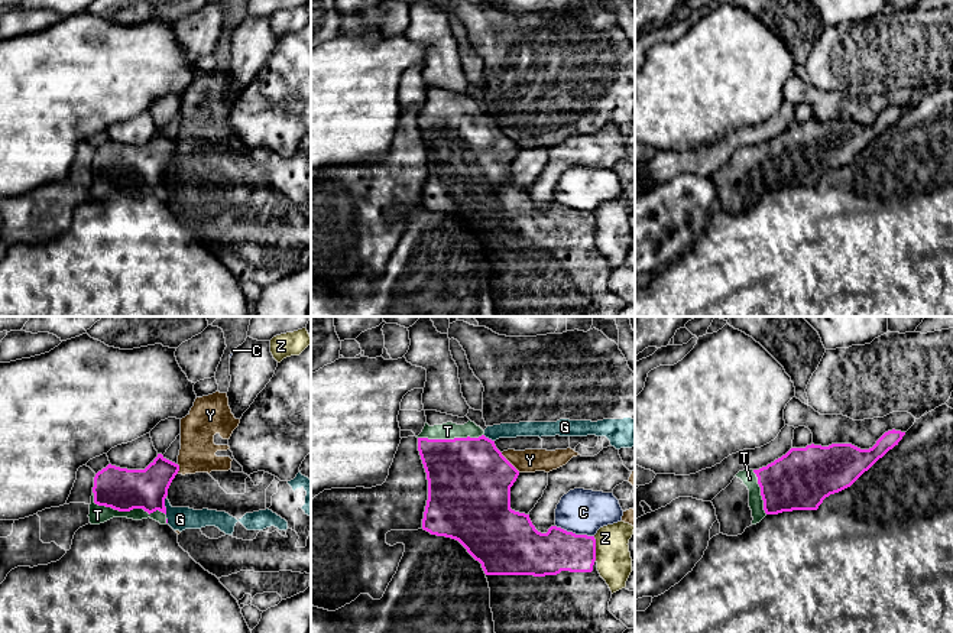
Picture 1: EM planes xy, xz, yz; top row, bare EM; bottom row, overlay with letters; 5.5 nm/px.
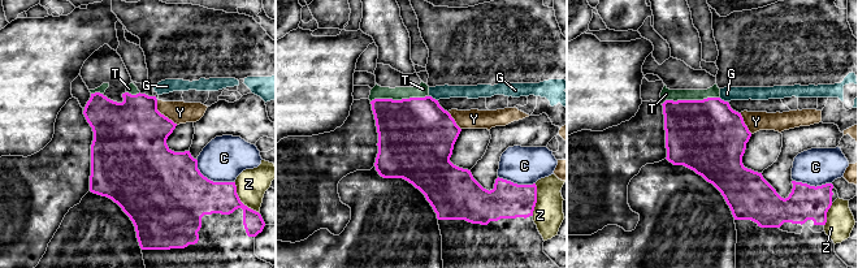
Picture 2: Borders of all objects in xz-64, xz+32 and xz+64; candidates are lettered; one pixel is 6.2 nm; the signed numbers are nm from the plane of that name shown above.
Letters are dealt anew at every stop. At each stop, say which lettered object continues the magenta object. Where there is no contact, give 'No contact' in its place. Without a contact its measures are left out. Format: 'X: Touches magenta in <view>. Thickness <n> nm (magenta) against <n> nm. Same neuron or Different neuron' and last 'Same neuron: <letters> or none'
C: Touches magenta in xz. Thickness 240 nm (magenta) against 260 nm. Different neuron
G: Touches magenta in xy. Thickness 240 nm (magenta) against 130 nm. Different neuron
T: Touches magenta in xy. Thickness 240 nm (magenta) against 100 nm. Same neuron
Y: Touches magenta in xz. Thickness 460 nm (magenta) against 130 nm. Different neuron
Z: Touches magenta in xz. Thickness 240 nm (magenta) against 190 nm. Different neuron
Same neuron: T

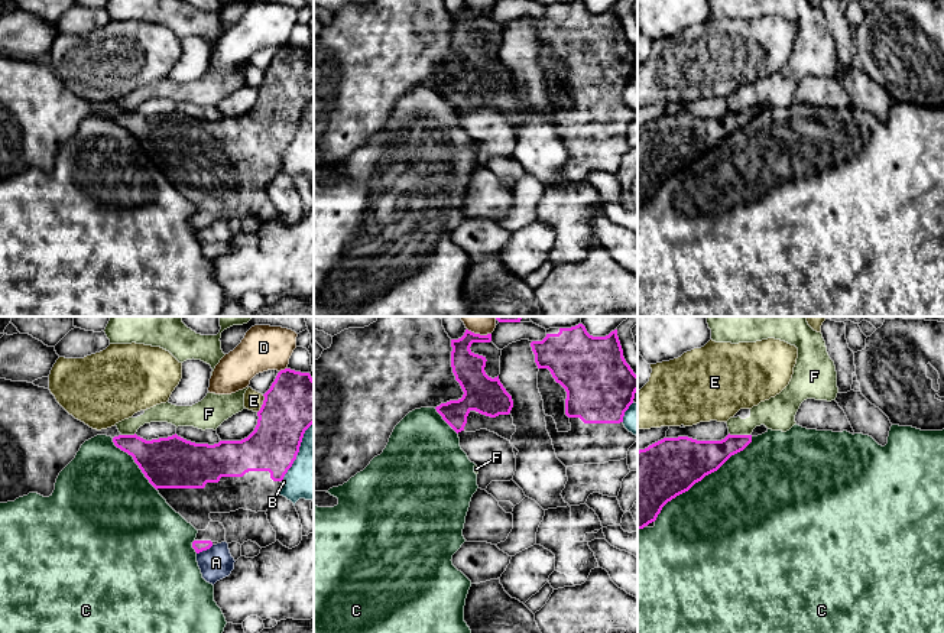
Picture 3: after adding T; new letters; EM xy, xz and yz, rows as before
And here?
A: Touches magenta in xy. Thickness 60 nm (magenta) against 180 nm. Different neuron
B: Touches magenta in xy. Thickness 300 nm (magenta) against 260 nm. Different neuron
C: Touches magenta in yz. Thickness 320 nm (magenta) against 500 nm. Different neuron
D: Touches magenta in xy. Thickness 320 nm (magenta) against 260 nm. Different neuron
E: Touches magenta in xy. Thickness 320 nm (magenta) against 110 nm. Different neuron
F: Touches magenta in yz. Thickness 190 nm (magenta) against 190 nm. Different neuron
Same neuron: none

